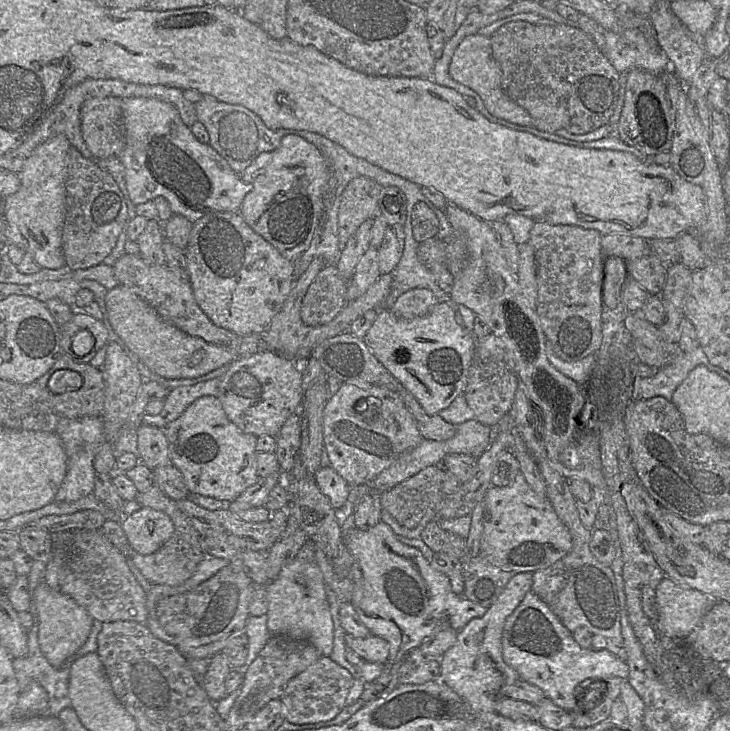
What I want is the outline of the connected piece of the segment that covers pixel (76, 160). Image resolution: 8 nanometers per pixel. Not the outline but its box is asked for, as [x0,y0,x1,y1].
[62,146,128,270]

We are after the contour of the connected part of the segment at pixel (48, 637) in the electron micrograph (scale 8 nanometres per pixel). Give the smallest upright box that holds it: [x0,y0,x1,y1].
[32,580,94,667]

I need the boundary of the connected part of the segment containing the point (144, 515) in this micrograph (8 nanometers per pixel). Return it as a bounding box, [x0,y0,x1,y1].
[121,507,174,554]

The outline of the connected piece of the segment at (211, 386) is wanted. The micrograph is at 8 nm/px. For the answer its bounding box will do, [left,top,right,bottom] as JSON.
[142,378,220,429]

